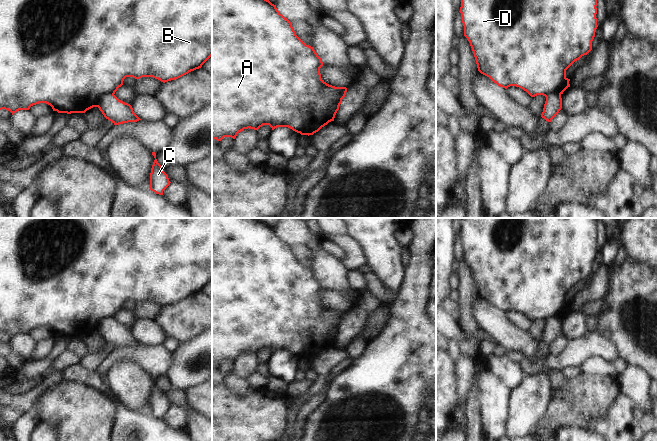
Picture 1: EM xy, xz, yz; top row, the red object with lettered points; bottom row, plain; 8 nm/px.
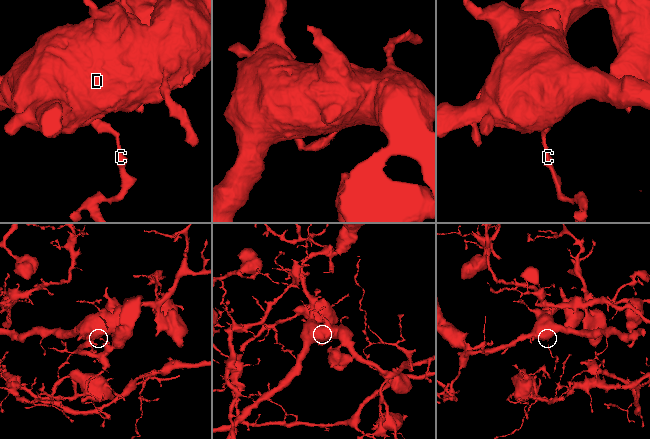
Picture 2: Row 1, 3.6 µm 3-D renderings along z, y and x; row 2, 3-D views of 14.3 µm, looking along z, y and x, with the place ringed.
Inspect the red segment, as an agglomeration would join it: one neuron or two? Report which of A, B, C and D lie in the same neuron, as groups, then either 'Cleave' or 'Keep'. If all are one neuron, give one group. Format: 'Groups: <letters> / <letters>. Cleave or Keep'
Groups: A B D / C. Cleave.

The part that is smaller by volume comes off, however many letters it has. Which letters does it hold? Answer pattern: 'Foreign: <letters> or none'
Foreign: C

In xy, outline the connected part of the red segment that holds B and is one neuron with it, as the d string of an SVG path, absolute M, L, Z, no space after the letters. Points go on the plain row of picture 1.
M0 218L0 334L5 333L12 337L19 334L29 334L31 330L46 327L58 337L85 337L87 334L98 331L100 323L106 318L115 318L123 309L126 301L140 303L153 301L165 307L178 303L191 295L199 293L212 280L212 218Z

